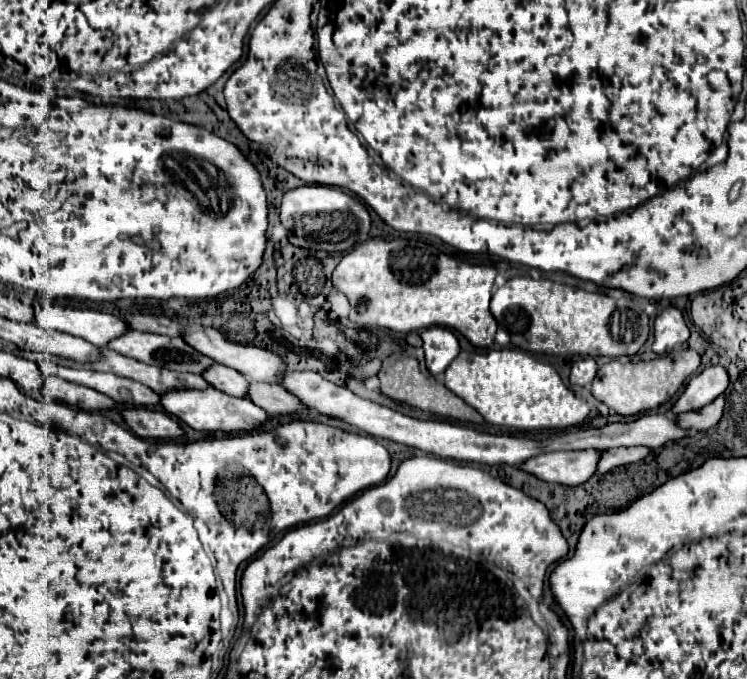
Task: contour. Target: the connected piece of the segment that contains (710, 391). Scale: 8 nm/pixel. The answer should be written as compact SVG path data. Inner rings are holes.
M721 365L705 367L701 373L697 373L673 405L673 413L683 411L697 411L703 405L709 405L713 399L717 399L729 385L727 369Z

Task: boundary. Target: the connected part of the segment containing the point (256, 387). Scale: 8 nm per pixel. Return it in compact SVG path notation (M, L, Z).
M251 383L249 397L255 405L263 407L273 417L293 415L293 413L299 413L299 411L307 409L307 405L299 403L299 399L295 399L295 395L289 395L289 391L283 391L281 385Z

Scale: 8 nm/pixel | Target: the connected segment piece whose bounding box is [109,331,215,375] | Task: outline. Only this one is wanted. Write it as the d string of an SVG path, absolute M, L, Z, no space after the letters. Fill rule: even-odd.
M127 331L125 335L113 339L109 347L111 351L119 351L119 355L127 355L143 363L195 375L203 375L203 371L215 363L211 357L187 345L181 337L165 337L155 333Z

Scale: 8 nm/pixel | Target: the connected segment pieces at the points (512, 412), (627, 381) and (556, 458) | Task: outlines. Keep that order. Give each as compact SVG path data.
M519 348L489 353L461 351L445 371L445 387L479 411L487 423L519 431L565 429L581 425L589 415L589 407L565 387L553 365Z
M687 349L687 351L681 351L675 355L675 359L671 357L657 357L657 359L651 359L651 361L639 361L639 363L621 363L619 359L615 361L609 361L605 363L599 371L597 371L597 377L593 379L593 397L599 399L601 403L605 403L609 409L613 409L615 413L623 415L623 417L629 417L629 415L637 415L637 413L643 413L643 411L651 411L651 409L657 409L661 407L663 403L667 403L679 389L681 385L685 383L685 379L699 367L699 353Z
M555 451L527 459L519 465L521 471L531 473L547 483L581 485L597 469L599 451Z

